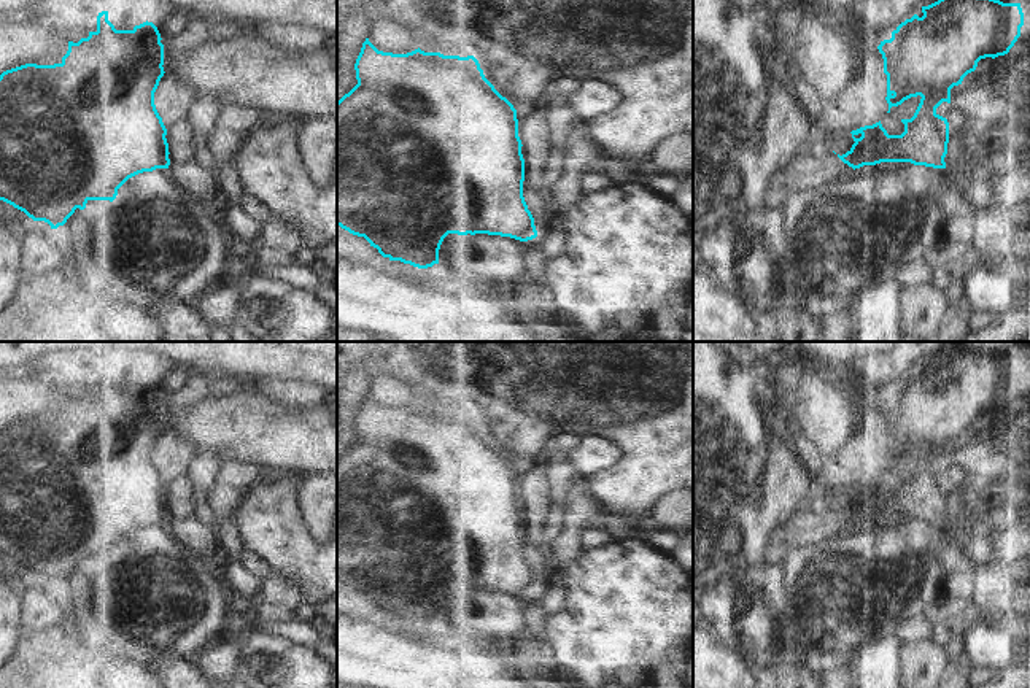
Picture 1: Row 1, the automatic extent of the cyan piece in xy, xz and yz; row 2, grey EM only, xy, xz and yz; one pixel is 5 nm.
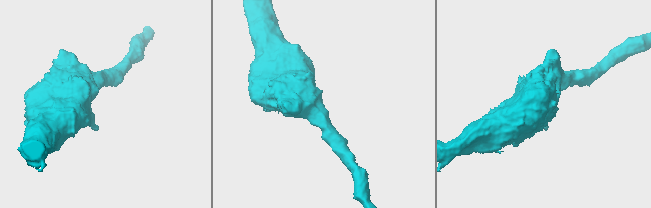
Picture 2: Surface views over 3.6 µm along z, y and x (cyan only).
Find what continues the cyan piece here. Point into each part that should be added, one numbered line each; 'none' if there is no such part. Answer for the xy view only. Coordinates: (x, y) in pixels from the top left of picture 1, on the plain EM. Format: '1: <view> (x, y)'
none

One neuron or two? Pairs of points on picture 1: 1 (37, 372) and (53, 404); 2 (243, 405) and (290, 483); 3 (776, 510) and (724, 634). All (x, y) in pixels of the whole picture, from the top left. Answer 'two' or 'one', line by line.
1: two
2: two
3: two

